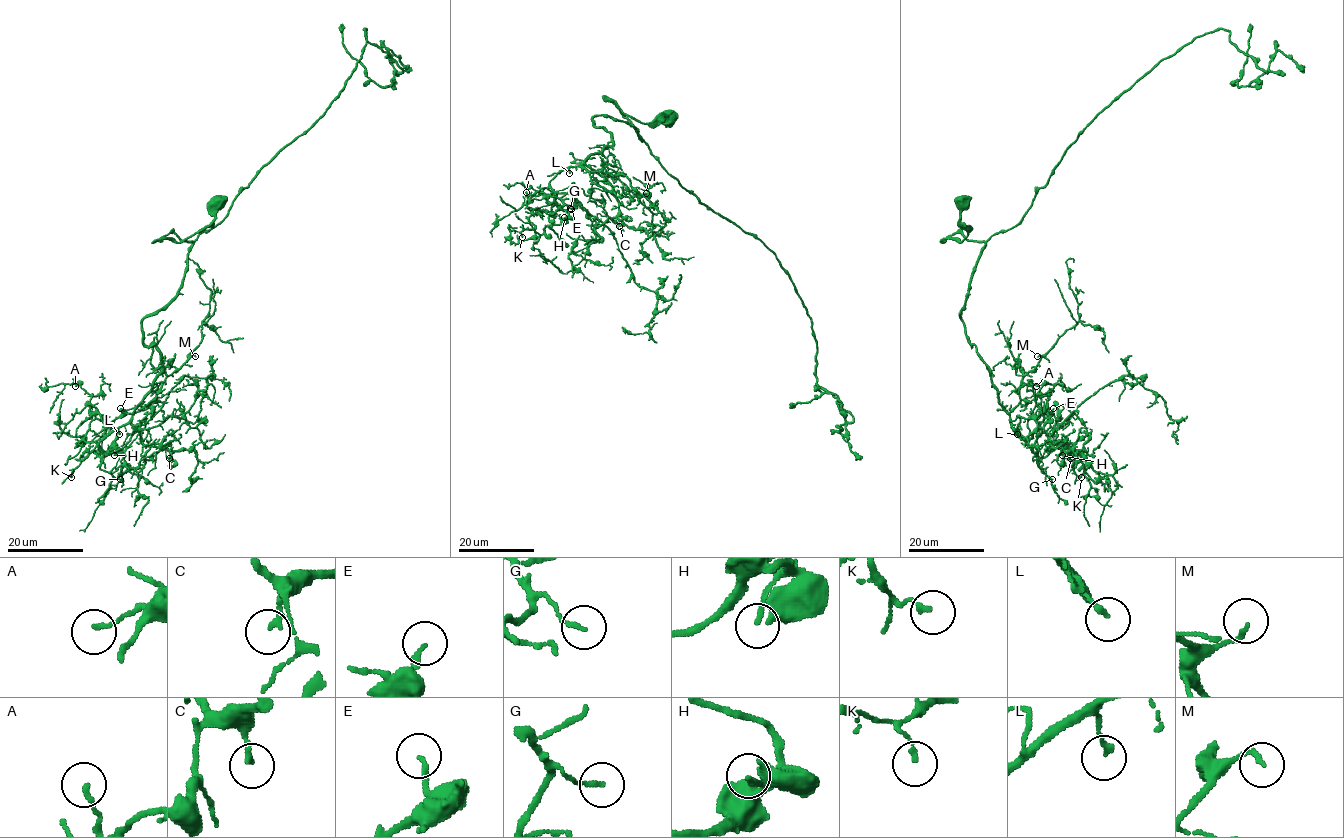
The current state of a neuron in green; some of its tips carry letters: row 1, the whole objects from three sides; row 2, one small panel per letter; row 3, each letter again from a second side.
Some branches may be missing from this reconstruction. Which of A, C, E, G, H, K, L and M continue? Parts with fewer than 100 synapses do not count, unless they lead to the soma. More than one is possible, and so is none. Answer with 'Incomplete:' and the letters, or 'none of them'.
Incomplete: none of them

